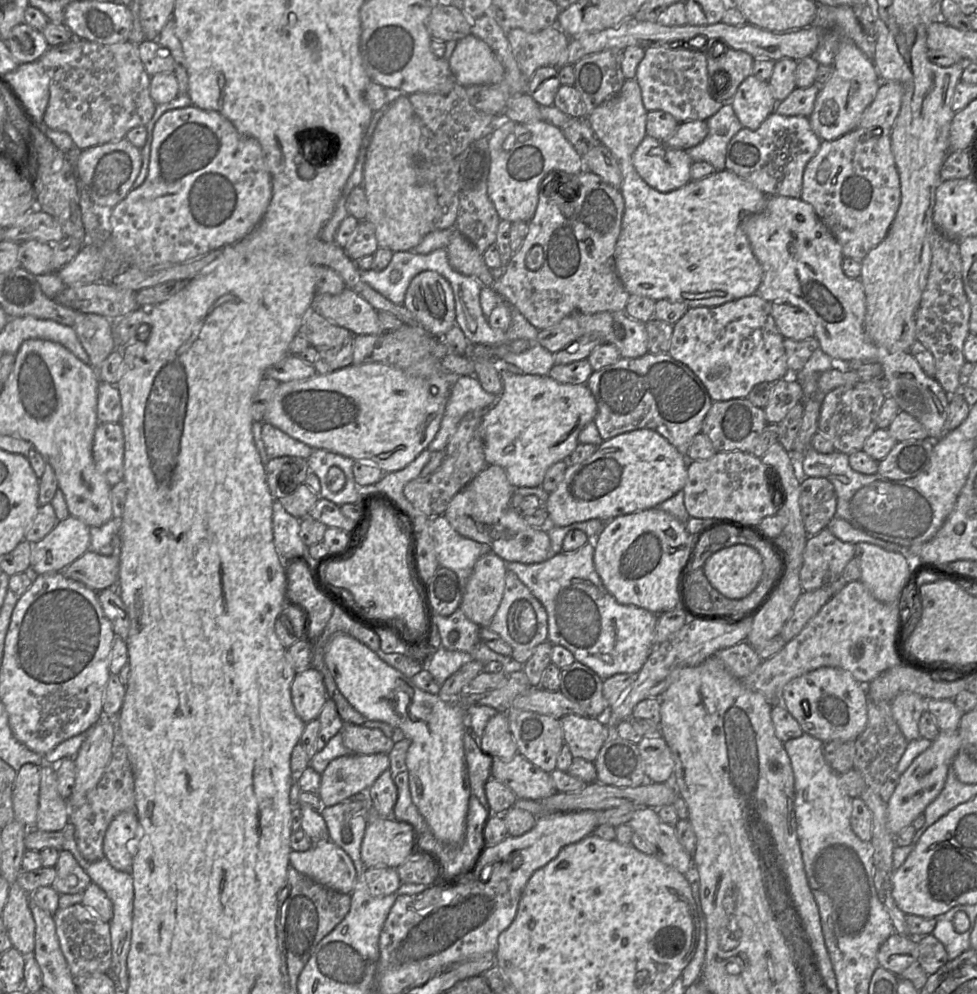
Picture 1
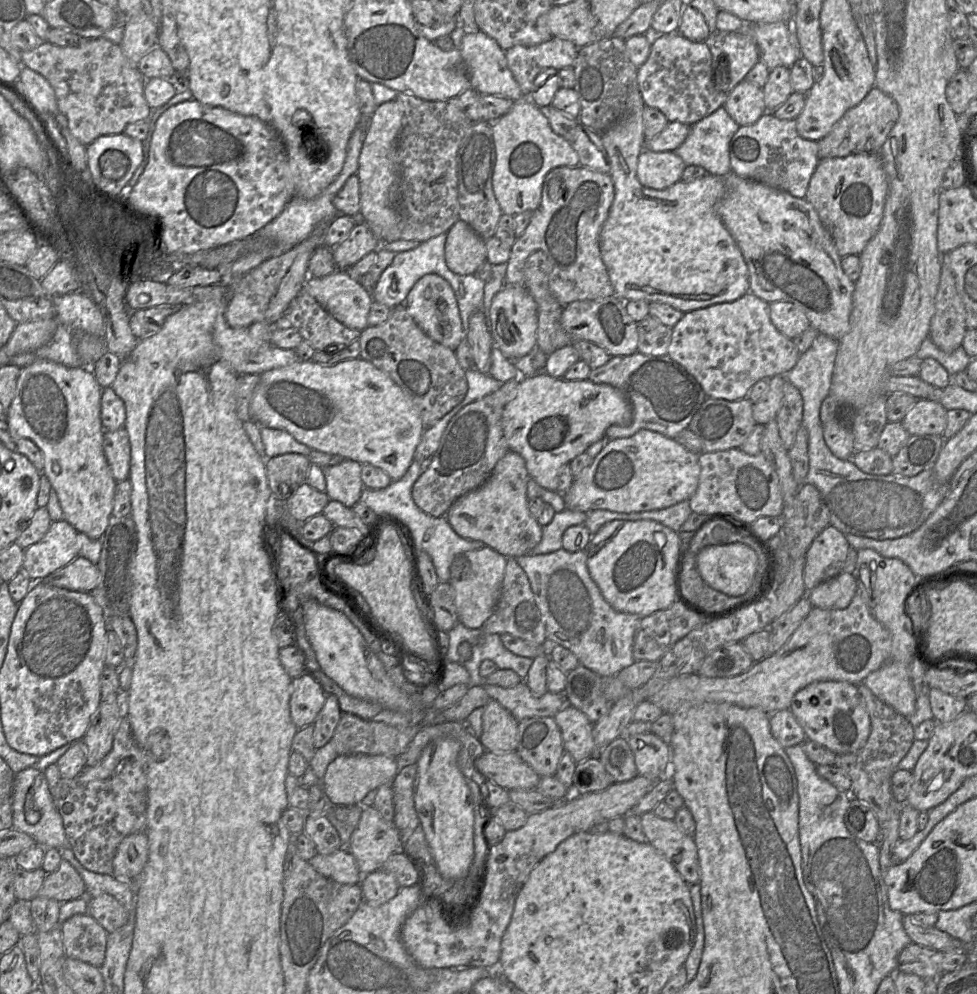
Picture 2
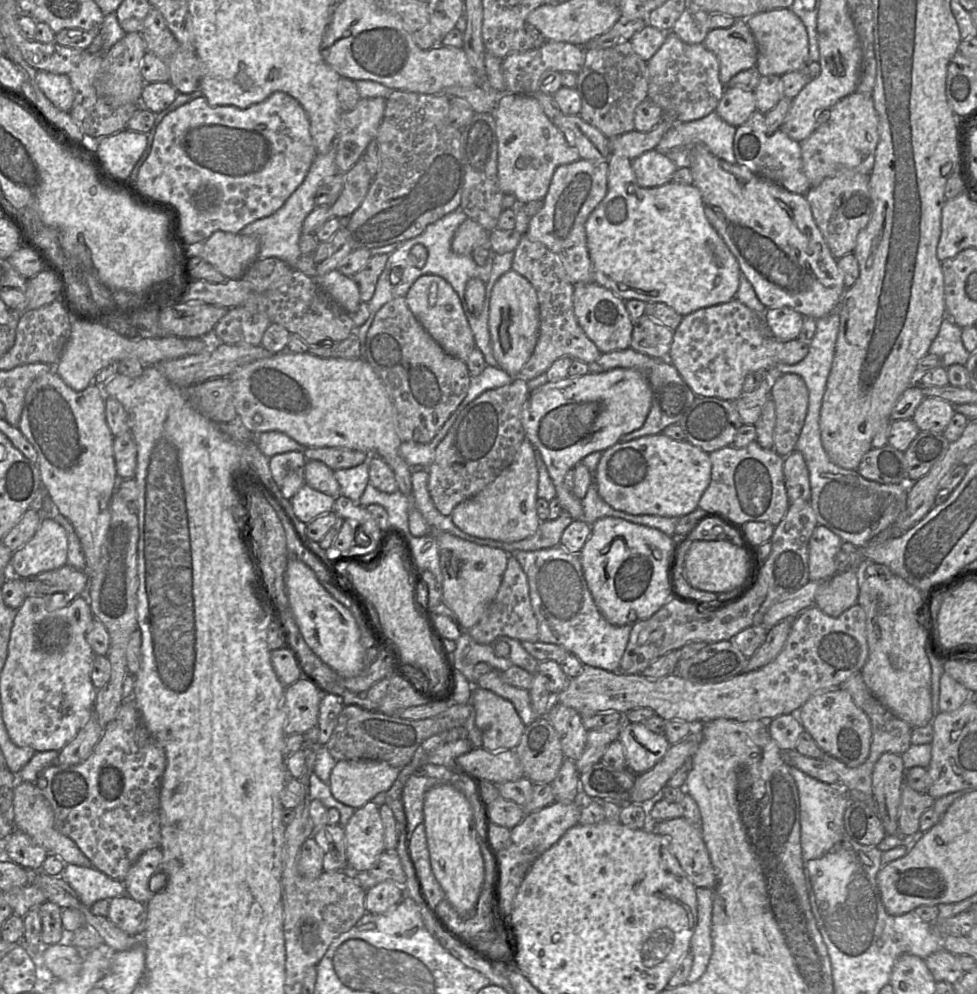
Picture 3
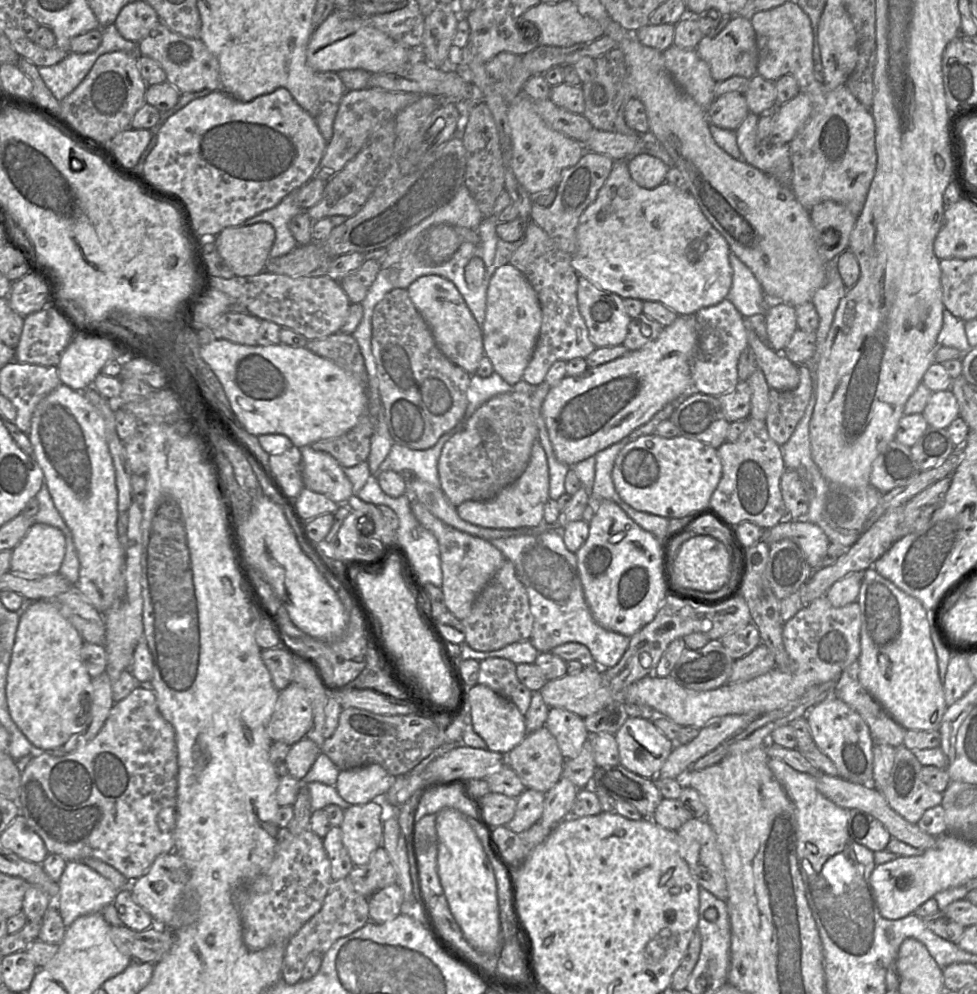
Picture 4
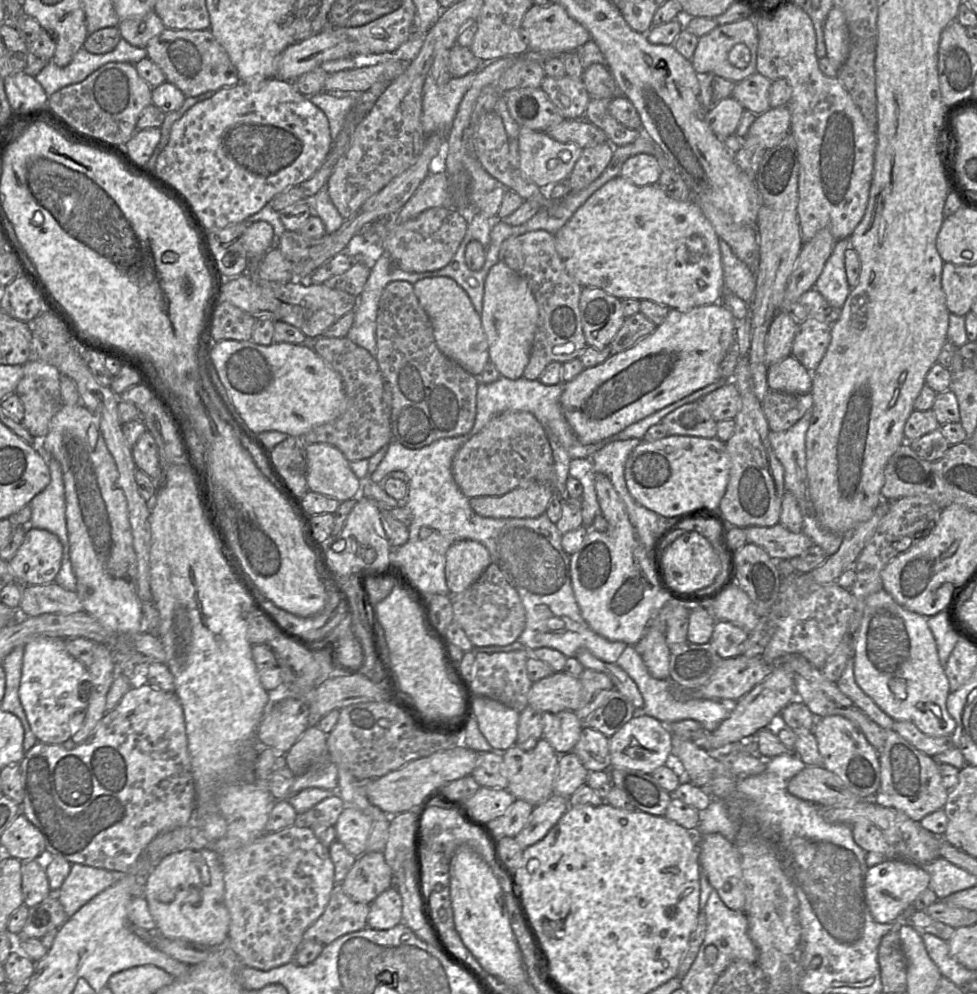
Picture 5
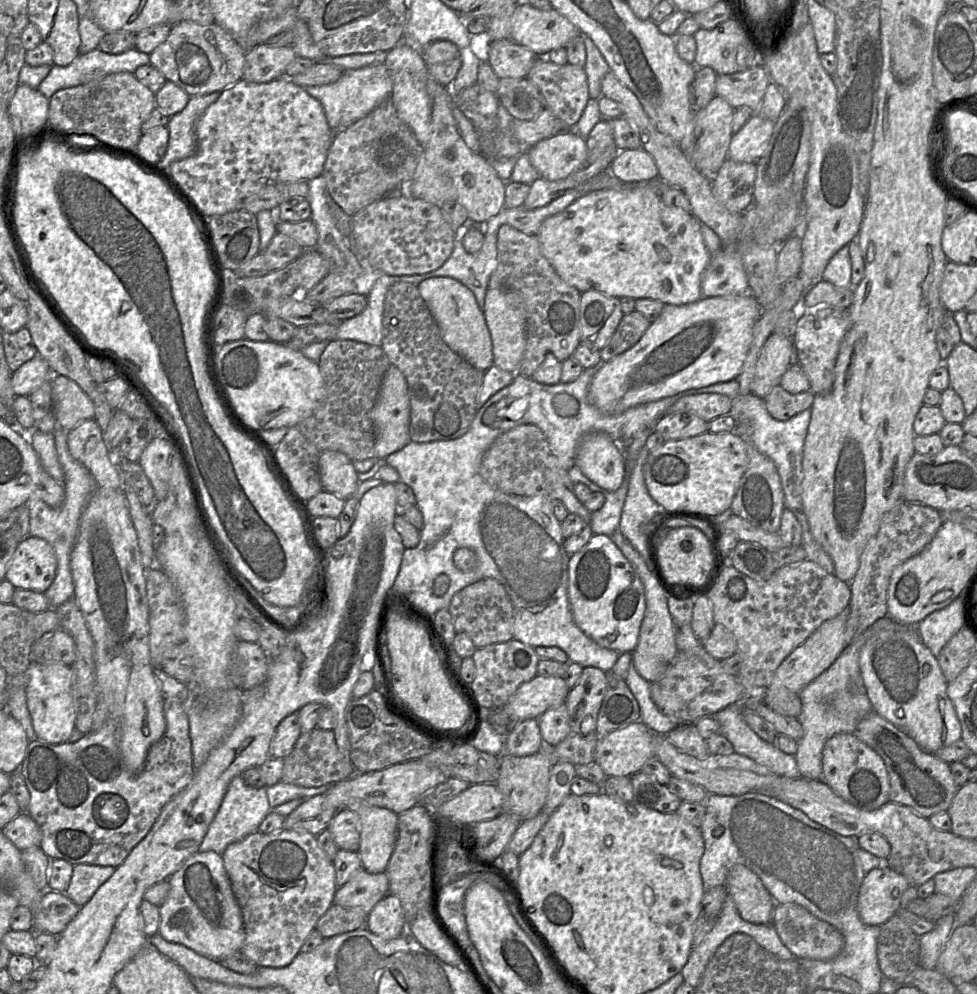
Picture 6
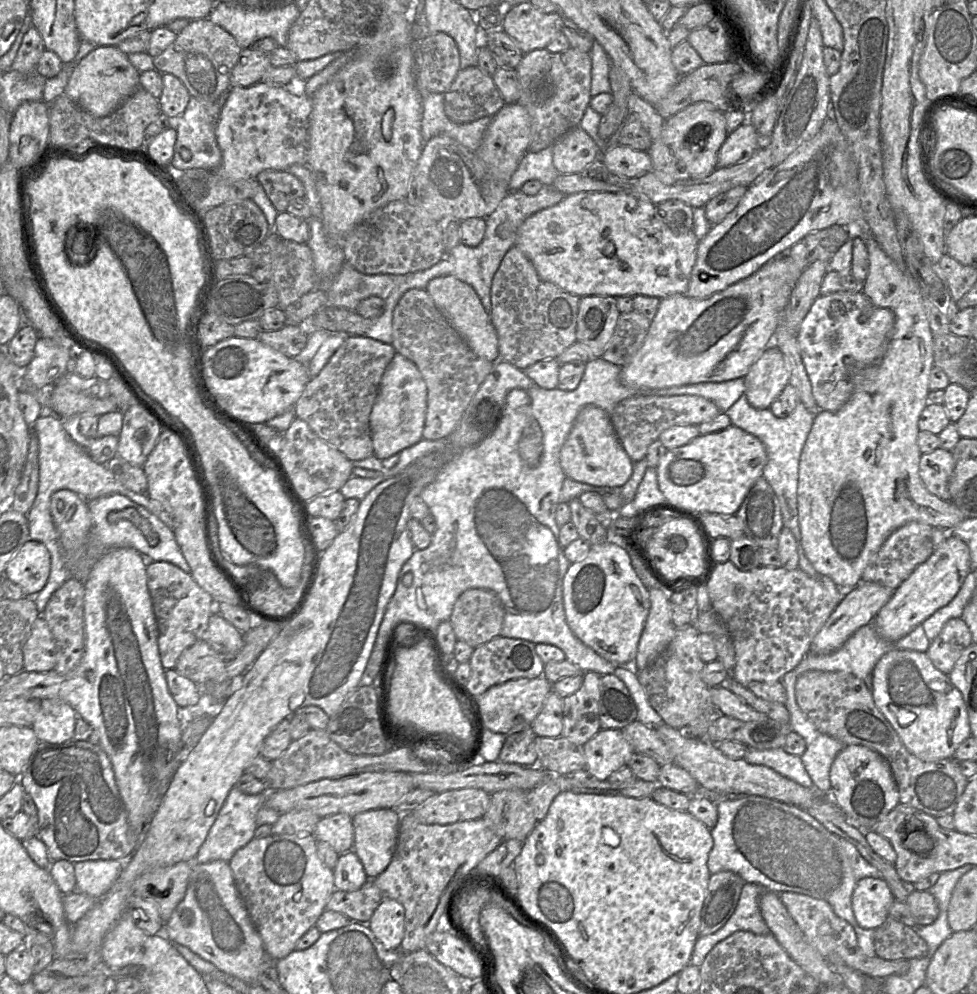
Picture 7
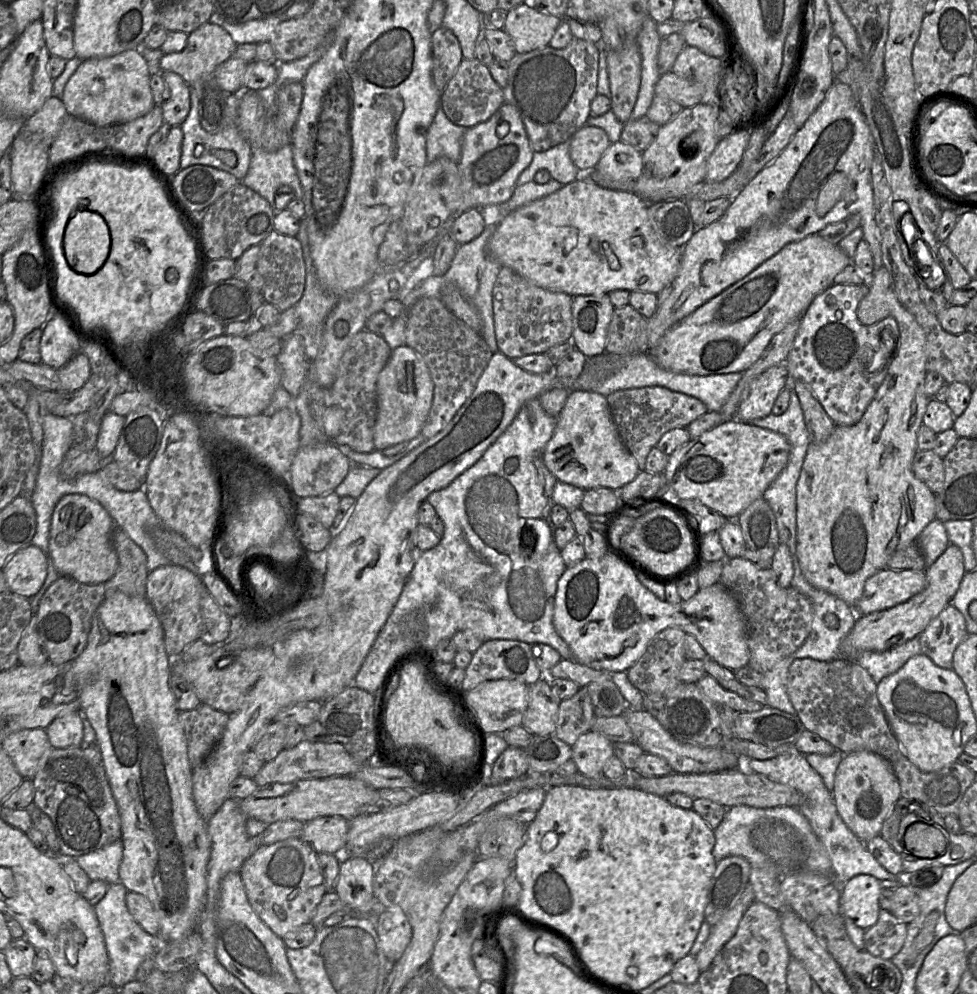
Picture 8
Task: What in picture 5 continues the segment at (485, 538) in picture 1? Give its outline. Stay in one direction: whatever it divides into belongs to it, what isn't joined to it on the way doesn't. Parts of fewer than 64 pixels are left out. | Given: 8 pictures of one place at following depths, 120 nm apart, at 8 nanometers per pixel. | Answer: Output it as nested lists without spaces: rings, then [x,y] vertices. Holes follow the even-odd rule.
[[[539,483],[518,487],[501,496],[470,498],[470,506],[487,518],[537,518],[546,512],[553,489]]]

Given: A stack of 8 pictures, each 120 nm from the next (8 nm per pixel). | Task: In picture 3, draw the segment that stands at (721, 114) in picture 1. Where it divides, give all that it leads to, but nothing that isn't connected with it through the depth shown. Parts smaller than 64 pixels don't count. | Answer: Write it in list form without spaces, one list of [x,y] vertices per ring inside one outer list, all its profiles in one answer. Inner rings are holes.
[[[715,111],[702,119],[691,122],[672,121],[671,128],[662,137],[655,150],[668,157],[676,165],[677,169],[690,168],[692,151],[699,144],[705,146],[714,156],[725,162],[736,164],[733,147],[736,129],[737,127],[731,126],[722,120]]]

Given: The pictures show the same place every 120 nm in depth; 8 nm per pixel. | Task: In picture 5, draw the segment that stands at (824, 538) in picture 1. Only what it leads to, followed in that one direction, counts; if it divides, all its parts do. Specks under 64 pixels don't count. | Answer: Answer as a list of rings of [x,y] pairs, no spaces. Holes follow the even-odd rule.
[[[781,523],[771,527],[750,526],[745,532],[747,543],[760,546],[775,560],[790,560],[815,545],[803,532],[791,532]]]

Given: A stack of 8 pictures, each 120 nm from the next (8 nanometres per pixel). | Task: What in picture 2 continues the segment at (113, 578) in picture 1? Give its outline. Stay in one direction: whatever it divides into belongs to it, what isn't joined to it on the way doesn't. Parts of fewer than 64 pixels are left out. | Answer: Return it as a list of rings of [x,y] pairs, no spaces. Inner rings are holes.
[[[77,556],[66,566],[50,574],[43,581],[69,590],[92,592],[97,586],[100,573],[87,558]]]

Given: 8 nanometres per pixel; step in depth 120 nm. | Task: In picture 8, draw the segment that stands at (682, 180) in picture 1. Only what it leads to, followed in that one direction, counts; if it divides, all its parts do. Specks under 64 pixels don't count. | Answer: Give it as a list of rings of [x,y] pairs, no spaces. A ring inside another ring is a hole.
[[[622,140],[612,143],[595,169],[615,181],[635,181],[642,173],[642,152]]]

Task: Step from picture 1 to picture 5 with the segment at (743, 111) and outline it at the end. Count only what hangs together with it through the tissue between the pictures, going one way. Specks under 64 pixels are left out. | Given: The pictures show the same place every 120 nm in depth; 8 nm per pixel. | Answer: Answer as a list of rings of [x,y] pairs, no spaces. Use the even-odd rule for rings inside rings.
[[[727,97],[706,113],[706,121],[713,133],[724,141],[735,133],[744,108],[733,97]]]

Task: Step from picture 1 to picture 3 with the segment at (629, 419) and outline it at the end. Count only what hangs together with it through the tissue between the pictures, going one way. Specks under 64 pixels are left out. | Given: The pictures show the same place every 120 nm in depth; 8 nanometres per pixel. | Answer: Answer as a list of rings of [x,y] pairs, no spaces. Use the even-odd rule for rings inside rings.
[[[630,347],[602,353],[596,361],[588,364],[588,366],[591,373],[601,373],[614,368],[635,369],[645,376],[651,386],[652,404],[644,424],[639,429],[623,435],[619,442],[627,442],[642,436],[660,434],[667,426],[677,424],[697,397],[668,359],[651,357]]]

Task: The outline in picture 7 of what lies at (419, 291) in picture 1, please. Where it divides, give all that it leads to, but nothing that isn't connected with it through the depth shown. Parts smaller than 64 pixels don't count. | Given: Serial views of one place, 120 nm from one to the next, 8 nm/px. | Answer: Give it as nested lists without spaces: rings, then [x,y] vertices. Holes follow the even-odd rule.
[[[447,275],[431,279],[425,289],[447,321],[477,356],[490,362],[500,359],[498,337],[491,317],[472,286],[455,276]]]

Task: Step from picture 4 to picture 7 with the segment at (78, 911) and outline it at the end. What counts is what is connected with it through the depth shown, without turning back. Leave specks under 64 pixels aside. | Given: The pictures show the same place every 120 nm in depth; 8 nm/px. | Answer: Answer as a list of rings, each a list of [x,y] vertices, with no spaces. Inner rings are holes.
[[[88,860],[74,864],[76,891],[100,898],[120,875],[125,861]]]

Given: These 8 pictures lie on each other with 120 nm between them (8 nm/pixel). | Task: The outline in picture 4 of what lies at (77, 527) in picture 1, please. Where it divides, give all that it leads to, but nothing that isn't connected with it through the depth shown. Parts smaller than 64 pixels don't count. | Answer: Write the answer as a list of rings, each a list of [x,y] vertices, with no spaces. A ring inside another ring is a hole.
[[[43,523],[33,524],[12,550],[10,571],[33,575],[59,573],[65,548],[61,530]]]

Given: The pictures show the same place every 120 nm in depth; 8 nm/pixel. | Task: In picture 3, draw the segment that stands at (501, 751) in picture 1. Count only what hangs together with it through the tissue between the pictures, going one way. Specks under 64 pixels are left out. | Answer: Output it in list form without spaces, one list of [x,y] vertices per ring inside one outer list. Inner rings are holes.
[[[478,686],[473,687],[470,703],[476,713],[476,726],[482,735],[482,747],[491,752],[515,750],[520,742],[525,725],[517,714],[514,705],[494,692]]]

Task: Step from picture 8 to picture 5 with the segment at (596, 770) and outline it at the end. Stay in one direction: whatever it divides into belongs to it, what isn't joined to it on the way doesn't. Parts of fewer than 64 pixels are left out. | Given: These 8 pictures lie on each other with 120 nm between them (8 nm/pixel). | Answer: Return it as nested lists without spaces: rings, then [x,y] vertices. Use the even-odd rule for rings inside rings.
[[[633,716],[609,738],[611,768],[629,768],[651,774],[655,769],[670,764],[672,758],[672,733],[667,725],[651,716]]]

